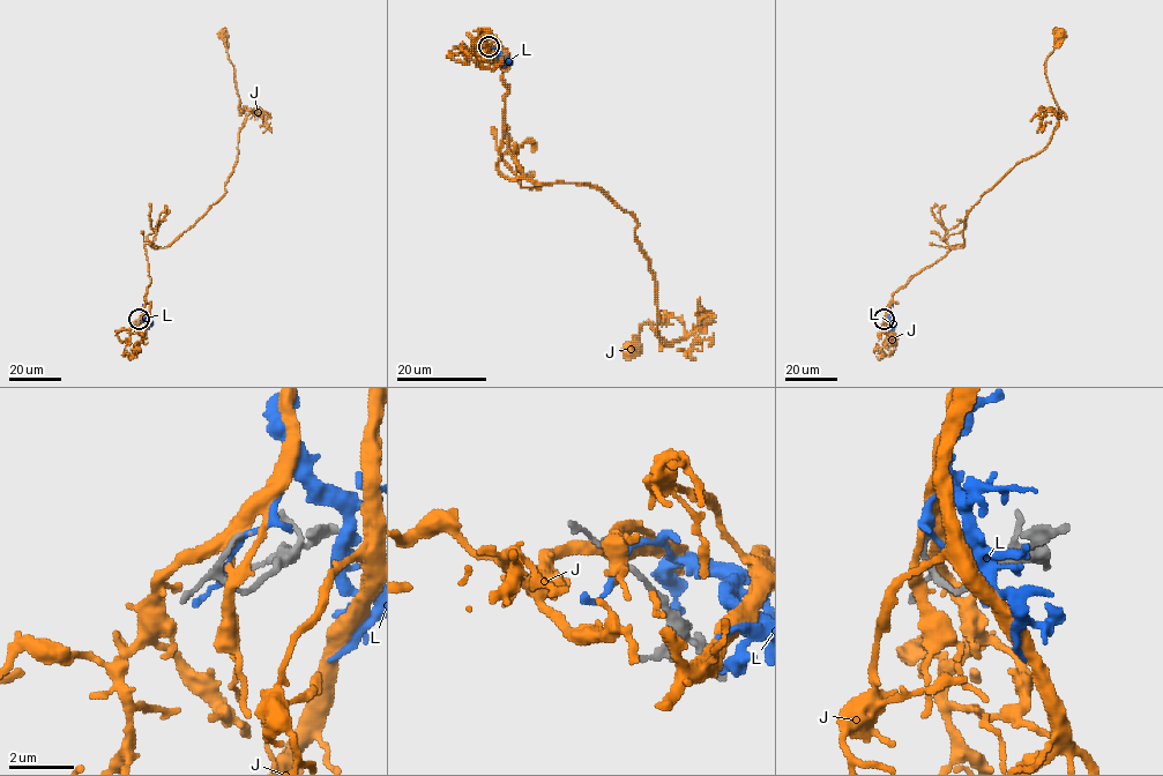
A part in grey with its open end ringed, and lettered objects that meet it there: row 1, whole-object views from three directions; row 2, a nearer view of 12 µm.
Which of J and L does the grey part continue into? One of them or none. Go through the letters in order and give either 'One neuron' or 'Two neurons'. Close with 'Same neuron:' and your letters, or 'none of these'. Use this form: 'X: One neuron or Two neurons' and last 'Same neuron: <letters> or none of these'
J: Two neurons
L: One neuron
Same neuron: L

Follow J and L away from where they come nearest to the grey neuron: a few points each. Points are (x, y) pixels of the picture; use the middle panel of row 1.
J: (487, 47), (508, 87), (498, 171), (590, 184), (636, 221), (671, 344), (645, 323), (632, 348)
L: (489, 47), (506, 59), (499, 61)

